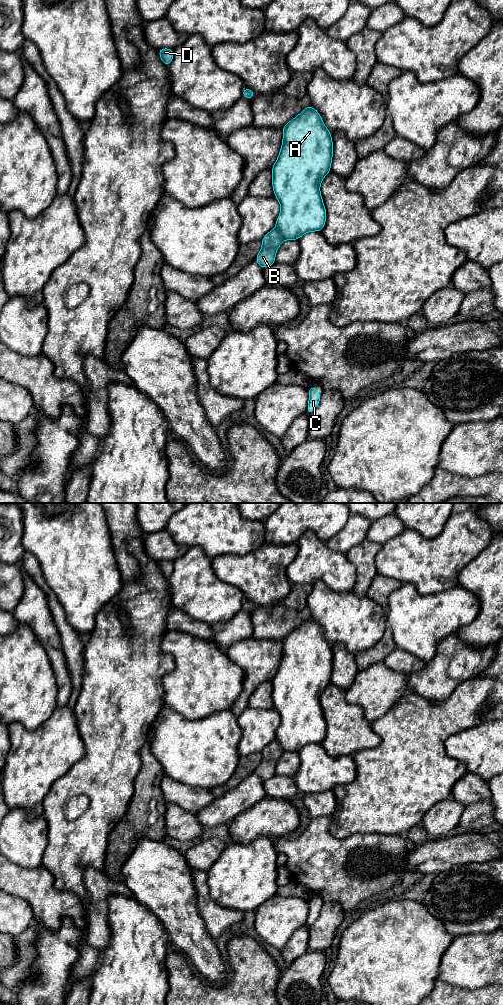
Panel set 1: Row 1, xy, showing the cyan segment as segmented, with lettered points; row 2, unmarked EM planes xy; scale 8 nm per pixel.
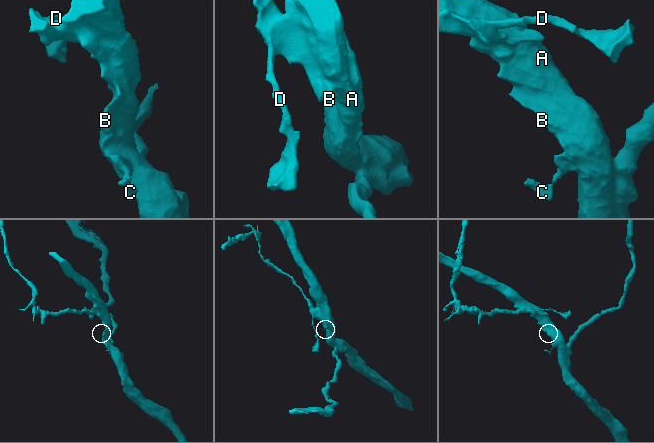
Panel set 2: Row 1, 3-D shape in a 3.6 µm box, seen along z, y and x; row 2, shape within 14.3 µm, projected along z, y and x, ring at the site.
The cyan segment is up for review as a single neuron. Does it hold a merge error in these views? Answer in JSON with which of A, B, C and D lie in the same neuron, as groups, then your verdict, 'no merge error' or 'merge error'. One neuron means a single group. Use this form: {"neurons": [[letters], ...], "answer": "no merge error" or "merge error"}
{"neurons": [["A"], ["B", "C", "D"]], "answer": "merge error"}

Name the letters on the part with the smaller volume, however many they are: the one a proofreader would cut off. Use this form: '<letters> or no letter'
B, C, D

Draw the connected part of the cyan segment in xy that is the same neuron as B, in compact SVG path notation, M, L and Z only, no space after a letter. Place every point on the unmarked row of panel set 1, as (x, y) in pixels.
M276 739L261 751L262 760L255 770L255 773L261 780L268 780L276 774L276 764L283 752Z

